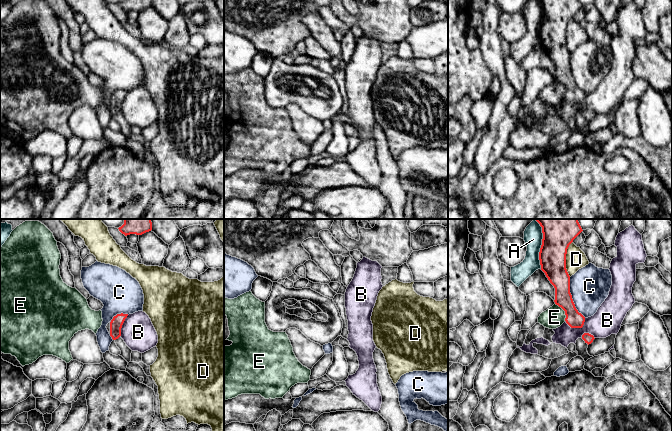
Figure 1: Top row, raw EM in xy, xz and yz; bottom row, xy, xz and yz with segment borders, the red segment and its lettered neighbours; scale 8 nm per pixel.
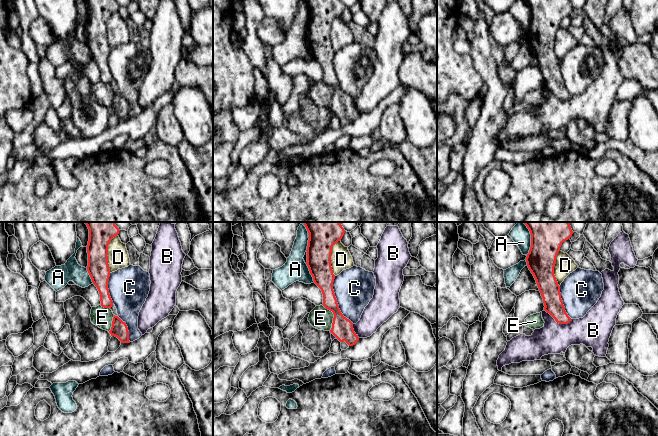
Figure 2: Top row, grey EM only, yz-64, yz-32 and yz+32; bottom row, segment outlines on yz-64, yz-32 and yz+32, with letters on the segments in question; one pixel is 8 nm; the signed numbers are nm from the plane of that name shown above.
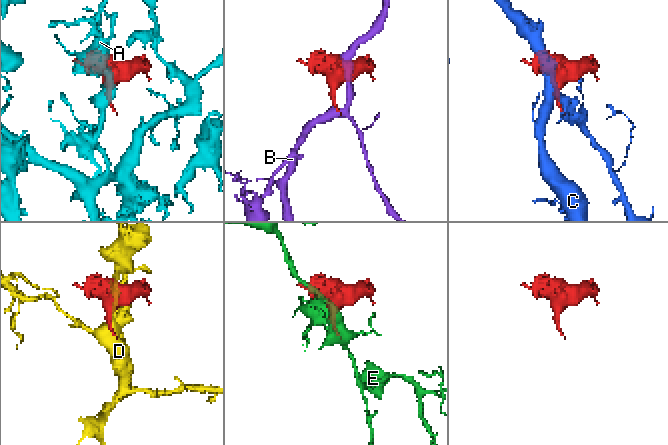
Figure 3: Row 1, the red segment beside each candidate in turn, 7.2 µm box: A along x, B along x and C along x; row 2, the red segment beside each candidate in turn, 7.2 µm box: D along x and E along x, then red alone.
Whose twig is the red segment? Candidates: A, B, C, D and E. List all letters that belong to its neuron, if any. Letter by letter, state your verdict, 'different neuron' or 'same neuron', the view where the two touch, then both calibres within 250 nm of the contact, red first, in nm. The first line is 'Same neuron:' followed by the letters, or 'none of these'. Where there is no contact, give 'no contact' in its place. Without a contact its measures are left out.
Same neuron: none of these
A: different neuron; contact in yz; calibres 220 and 150 nm
B: different neuron; contact in yz; calibres 140 and 220 nm
C: different neuron; contact in yz; calibres 170 and 320 nm
D: different neuron; contact in yz; calibres 220 and 160 nm
E: different neuron; contact in yz; calibres 150 and 170 nm

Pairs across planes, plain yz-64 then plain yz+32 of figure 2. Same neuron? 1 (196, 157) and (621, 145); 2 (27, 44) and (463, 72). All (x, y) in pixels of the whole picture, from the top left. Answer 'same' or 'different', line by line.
1: same
2: different

